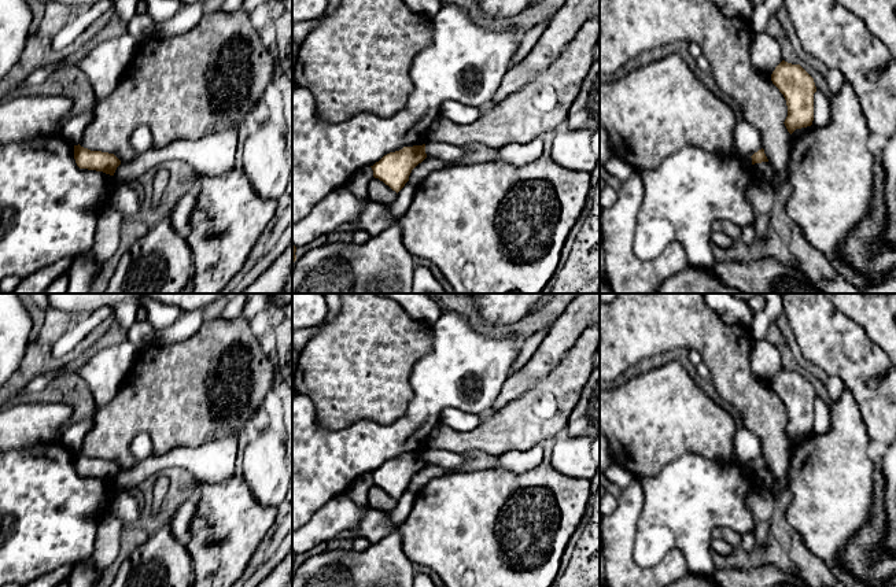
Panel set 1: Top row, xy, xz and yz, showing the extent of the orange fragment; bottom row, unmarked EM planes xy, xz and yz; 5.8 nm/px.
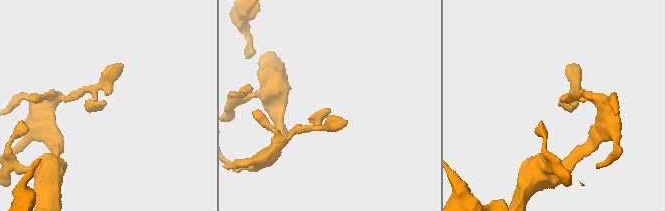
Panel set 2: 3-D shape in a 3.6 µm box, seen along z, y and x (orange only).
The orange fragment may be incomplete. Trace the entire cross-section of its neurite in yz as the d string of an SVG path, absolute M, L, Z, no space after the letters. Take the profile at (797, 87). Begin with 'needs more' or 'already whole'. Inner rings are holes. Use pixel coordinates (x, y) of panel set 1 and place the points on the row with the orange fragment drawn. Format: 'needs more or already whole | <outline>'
already whole | M782 60L771 74L773 84L783 95L788 106L785 126L792 134L814 121L814 78L800 66Z

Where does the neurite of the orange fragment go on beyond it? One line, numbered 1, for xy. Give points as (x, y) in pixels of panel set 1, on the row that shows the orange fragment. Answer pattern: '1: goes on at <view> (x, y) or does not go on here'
1: does not go on here

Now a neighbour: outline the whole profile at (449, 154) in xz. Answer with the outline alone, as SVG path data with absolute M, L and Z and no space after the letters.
M428 140L425 143L425 154L427 158L438 158L445 163L454 163L464 158L468 151L464 147Z

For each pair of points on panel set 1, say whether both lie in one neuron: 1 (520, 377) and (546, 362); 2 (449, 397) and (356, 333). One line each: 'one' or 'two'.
1: one
2: two

